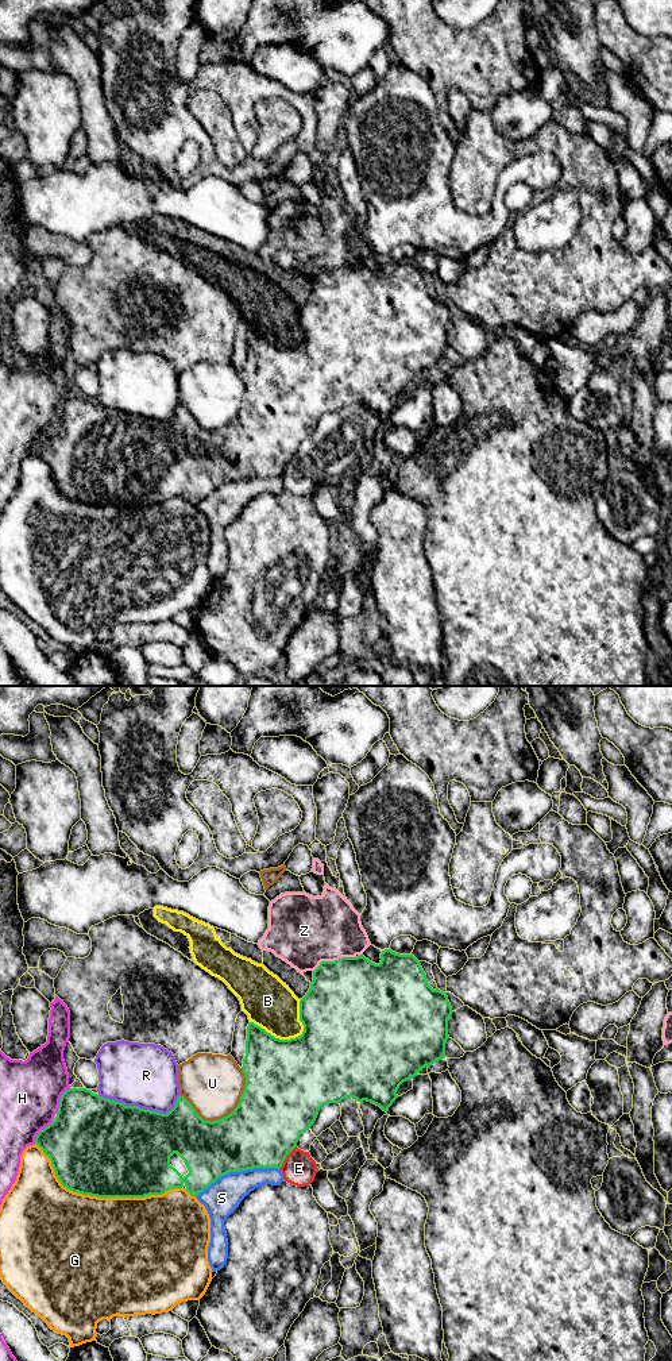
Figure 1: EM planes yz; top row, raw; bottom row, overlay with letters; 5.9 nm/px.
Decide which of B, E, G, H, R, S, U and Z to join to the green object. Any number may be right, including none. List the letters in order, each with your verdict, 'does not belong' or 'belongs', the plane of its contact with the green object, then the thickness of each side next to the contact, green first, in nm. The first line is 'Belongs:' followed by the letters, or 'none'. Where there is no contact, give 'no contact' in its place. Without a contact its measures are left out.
Belongs: none
B: does not belong | yz | 500/300 nm
E: does not belong | yz | 420/200 nm
G: does not belong | yz | 500/500 nm
H: does not belong | yz | 420/360 nm
R: does not belong | yz | 500/380 nm
S: does not belong | yz | 400/220 nm
U: does not belong | yz | 420/360 nm
Z: does not belong | yz | 500/420 nm

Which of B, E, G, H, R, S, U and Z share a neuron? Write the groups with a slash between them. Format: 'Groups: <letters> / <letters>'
Groups: B / E / G / H / R / S / U / Z

